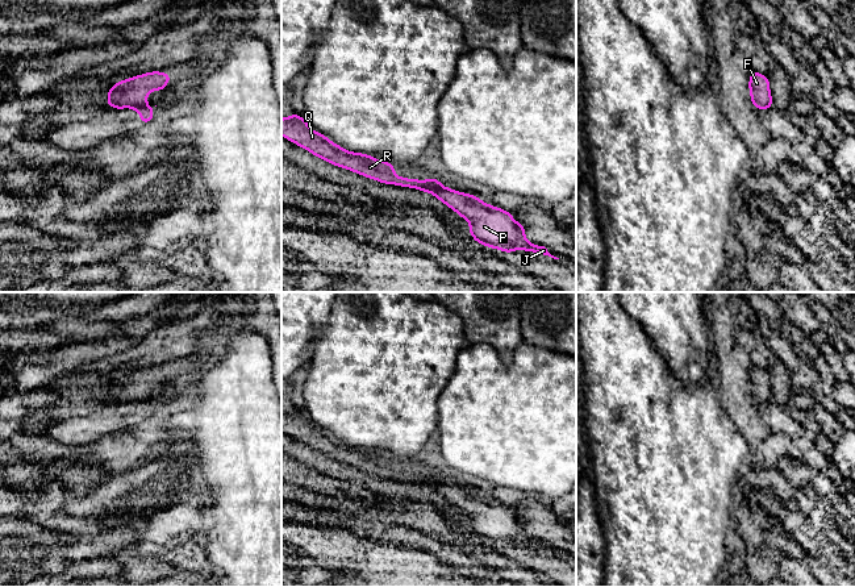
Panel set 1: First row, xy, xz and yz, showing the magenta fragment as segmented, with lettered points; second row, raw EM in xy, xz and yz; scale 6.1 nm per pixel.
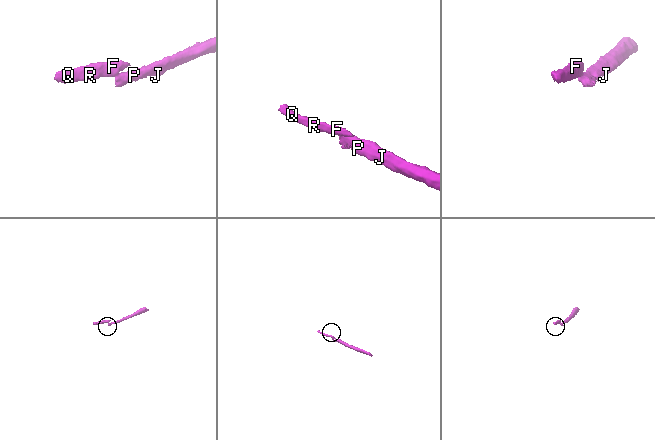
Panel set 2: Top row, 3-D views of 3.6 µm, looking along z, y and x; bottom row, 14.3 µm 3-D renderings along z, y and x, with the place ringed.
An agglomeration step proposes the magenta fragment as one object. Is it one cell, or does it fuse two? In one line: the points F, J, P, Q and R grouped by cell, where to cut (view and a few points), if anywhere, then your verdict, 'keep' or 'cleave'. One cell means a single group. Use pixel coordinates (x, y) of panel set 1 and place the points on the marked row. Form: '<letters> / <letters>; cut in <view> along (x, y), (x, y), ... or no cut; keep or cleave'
F Q R / J P; cut in xz along (441, 184), (424, 190); cleave

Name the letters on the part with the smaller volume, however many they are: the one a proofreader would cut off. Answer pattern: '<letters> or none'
F, Q, R

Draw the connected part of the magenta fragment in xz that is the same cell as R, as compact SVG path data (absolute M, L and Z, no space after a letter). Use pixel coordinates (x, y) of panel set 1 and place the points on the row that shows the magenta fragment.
M295 112L289 117L281 118L281 136L330 165L350 170L383 184L416 188L422 192L426 192L426 187L438 188L442 186L439 179L433 176L428 180L397 176L395 174L395 166L391 162L379 161L372 155L343 149L322 133L312 130L308 121Z

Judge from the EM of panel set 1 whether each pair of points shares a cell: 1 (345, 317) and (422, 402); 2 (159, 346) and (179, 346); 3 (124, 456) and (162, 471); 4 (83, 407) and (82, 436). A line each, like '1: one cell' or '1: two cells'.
1: one cell
2: one cell
3: two cells
4: two cells

